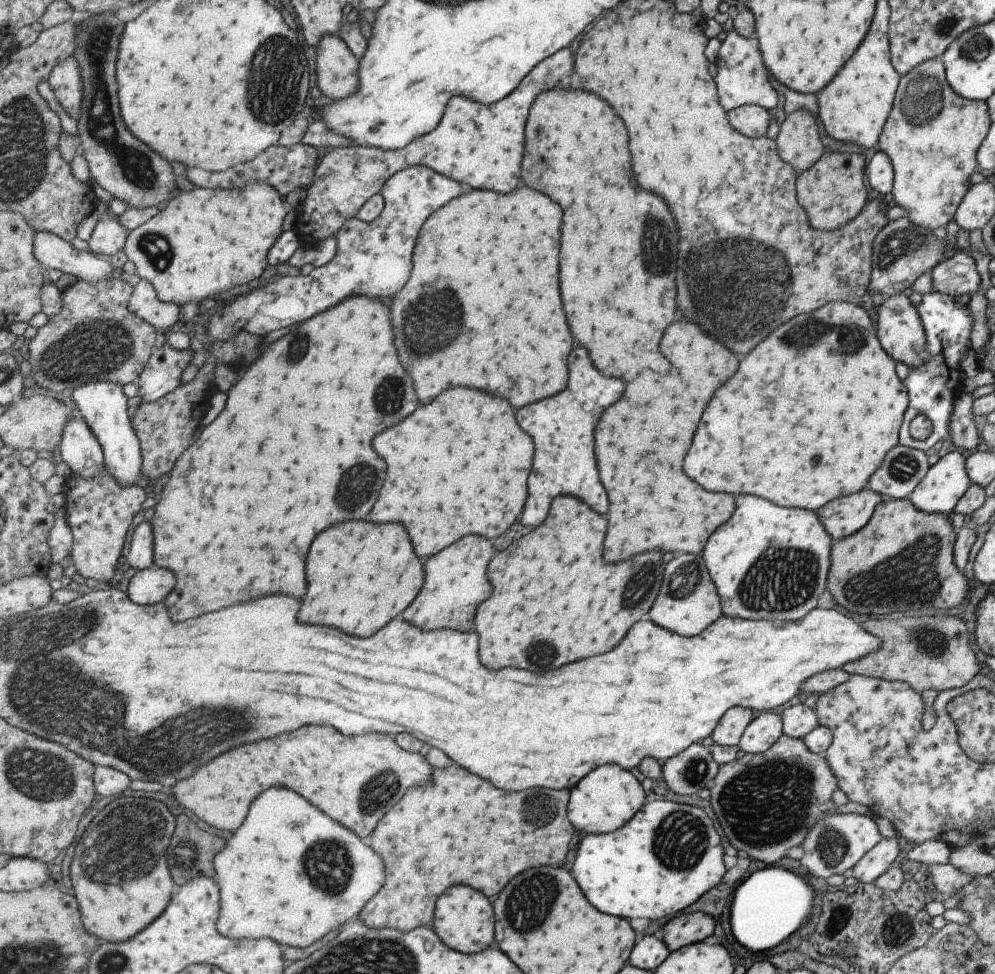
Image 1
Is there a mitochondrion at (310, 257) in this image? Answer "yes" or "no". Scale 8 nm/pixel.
no

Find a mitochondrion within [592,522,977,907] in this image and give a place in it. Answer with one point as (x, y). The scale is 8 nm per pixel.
(763, 804)

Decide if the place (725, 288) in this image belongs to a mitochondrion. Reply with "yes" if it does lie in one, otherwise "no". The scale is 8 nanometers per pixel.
yes

